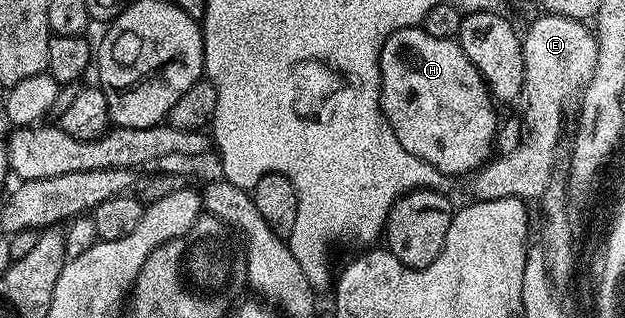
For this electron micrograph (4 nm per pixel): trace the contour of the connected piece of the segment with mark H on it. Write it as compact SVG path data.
M421 27L401 29L393 33L384 43L378 66L382 76L382 114L390 120L390 126L394 128L396 139L400 139L400 147L404 147L404 151L416 155L416 159L424 159L424 163L432 163L432 167L436 167L447 175L453 175L453 173L473 174L491 160L492 154L495 152L495 150L493 151L494 136L498 133L498 113L494 110L496 102L490 96L490 86L486 84L486 80L480 75L480 71L472 63L472 59L468 59L468 55L463 51L457 40L436 39L436 35L428 35Z

